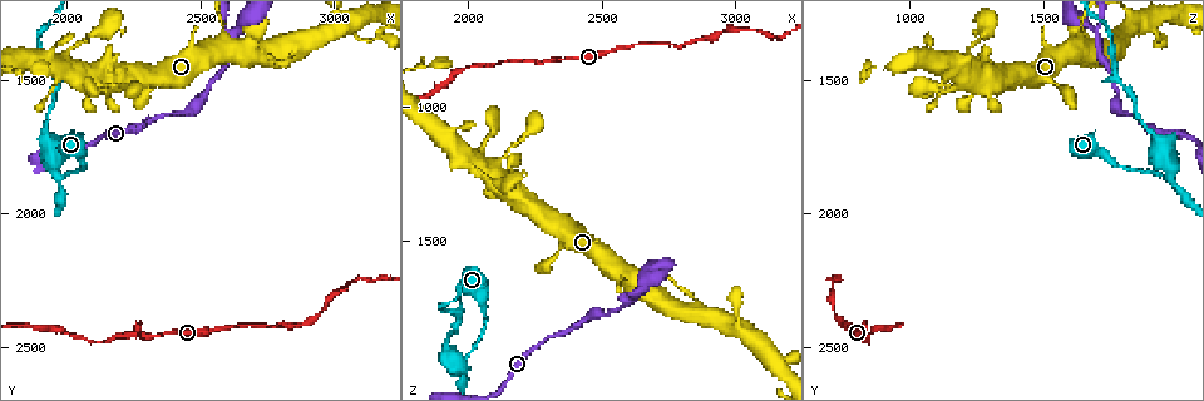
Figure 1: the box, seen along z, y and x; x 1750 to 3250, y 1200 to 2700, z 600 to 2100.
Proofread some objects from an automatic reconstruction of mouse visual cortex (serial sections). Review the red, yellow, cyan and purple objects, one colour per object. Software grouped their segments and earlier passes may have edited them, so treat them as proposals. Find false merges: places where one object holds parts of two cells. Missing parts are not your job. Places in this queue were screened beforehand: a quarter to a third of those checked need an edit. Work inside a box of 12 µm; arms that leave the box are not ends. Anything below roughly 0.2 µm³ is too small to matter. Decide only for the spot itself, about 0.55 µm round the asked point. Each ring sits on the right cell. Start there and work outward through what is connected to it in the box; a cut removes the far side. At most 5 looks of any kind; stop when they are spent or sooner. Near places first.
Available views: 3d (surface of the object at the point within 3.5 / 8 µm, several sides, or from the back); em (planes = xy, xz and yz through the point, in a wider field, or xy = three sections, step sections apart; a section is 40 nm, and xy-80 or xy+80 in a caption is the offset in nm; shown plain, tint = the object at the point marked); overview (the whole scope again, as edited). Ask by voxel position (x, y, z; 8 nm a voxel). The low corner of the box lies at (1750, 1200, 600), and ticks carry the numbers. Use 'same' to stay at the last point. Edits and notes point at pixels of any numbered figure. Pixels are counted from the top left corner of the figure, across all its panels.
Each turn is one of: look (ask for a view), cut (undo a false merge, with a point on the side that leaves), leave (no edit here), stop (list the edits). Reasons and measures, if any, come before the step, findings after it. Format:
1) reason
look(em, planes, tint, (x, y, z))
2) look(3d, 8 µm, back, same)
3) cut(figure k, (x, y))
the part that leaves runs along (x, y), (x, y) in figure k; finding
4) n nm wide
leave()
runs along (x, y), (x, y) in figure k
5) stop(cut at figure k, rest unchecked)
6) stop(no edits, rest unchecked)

thick turns thin
look(3d, 3.5 µm, (1970, 1870, 1960))

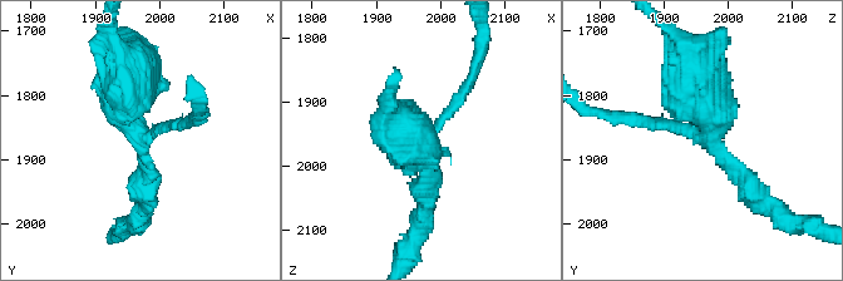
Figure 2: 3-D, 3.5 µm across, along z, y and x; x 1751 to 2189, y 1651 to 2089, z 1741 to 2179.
3 arms; arms of 150, 250, 600 nm; need the tissue
look(em, xy, step 3, tint, (1970, 1860, 1965))

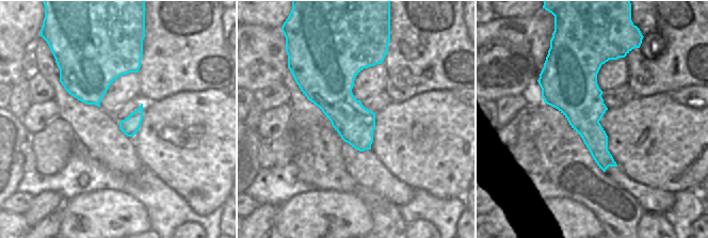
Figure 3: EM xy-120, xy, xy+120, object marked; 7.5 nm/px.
leave()
all the same cell

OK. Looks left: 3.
branch point
look(3d, 3.5 µm, (2010, 1440, 1210))

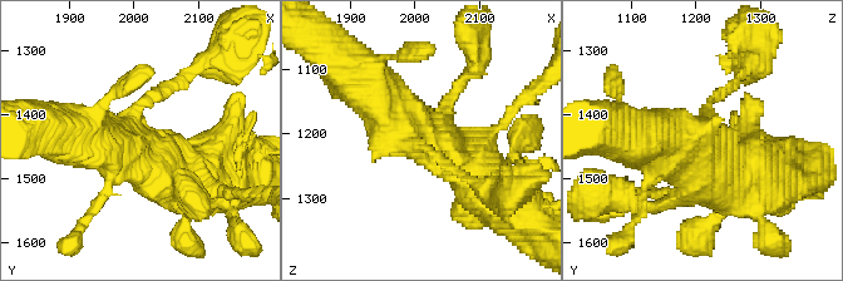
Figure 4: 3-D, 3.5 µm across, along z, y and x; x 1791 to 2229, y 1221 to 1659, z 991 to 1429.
shape alone is not enough
look(em, planes, tint, (2000, 1440, 1215))

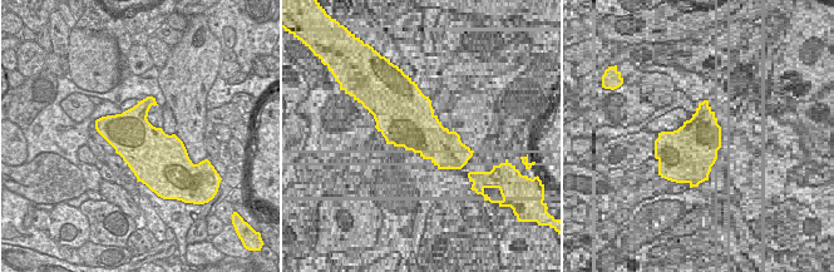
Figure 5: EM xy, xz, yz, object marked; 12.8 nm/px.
look(em, xy, step 3, tint, same)

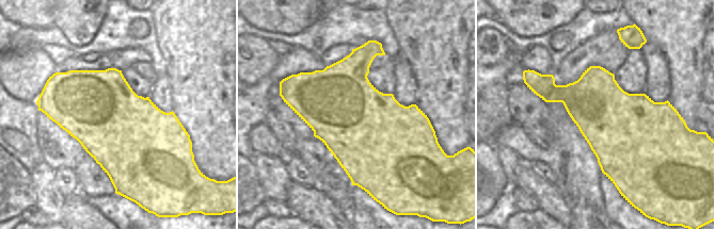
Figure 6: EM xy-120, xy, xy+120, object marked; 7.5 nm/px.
leave()
runs along (483, 181), (422, 136), (356, 78) in figure 4; all the same cell

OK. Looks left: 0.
stop(no edits, rest unchecked)

